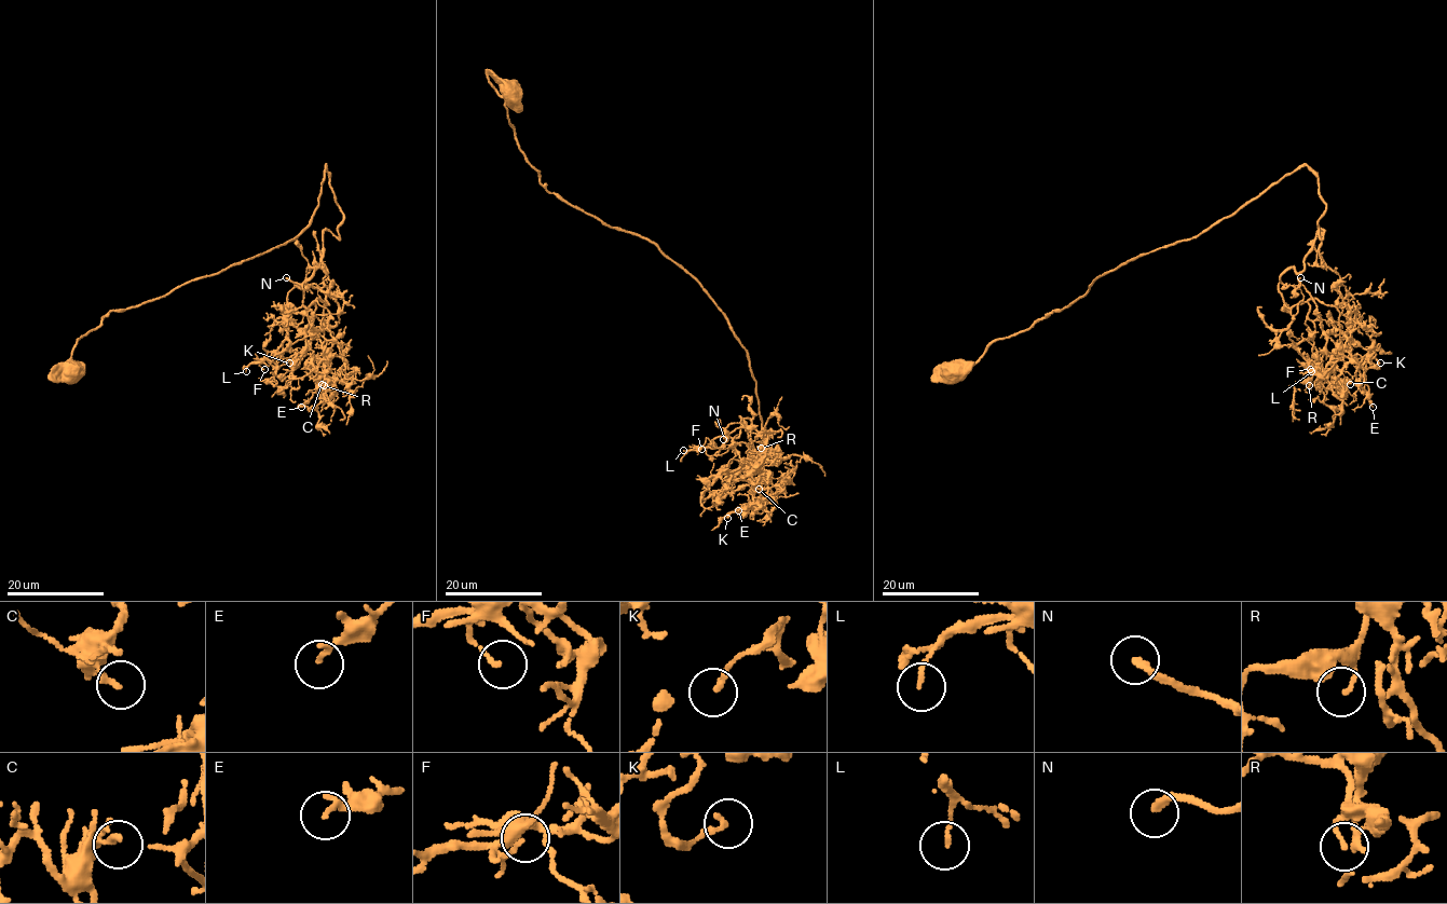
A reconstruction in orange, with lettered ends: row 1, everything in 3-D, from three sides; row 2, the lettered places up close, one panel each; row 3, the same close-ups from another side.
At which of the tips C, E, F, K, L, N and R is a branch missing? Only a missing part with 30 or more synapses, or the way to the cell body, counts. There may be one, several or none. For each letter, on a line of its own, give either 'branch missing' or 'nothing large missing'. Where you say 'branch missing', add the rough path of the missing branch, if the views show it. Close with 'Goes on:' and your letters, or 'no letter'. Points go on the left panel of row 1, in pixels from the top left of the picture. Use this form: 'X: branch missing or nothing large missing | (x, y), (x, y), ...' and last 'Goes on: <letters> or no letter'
C: nothing large missing
E: nothing large missing
F: nothing large missing
K: nothing large missing
L: nothing large missing
N: branch missing | (286, 277), (290, 285), (284, 286), (258, 252), (264, 237), (250, 235), (233, 247), (228, 216), (255, 205)
R: nothing large missing
Goes on: N

